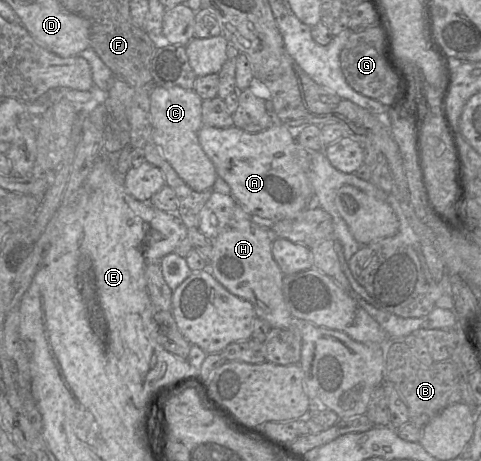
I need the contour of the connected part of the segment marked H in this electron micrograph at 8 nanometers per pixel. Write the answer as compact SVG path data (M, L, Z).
M254 222L251 225L226 228L212 240L207 270L230 293L249 301L254 307L256 317L268 321L273 328L289 328L293 325L293 316L283 295L284 274L272 254L274 239L270 227Z

